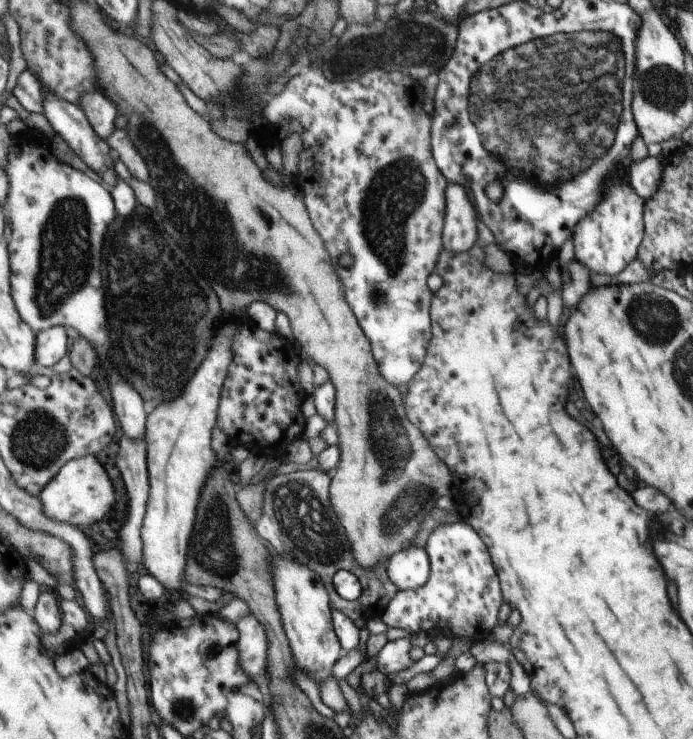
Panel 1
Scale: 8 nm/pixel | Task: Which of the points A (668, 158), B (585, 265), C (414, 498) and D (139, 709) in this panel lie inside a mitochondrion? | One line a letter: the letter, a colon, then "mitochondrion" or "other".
A: other
B: other
C: mitochondrion
D: other

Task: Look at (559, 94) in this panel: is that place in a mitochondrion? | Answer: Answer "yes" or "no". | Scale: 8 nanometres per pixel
yes

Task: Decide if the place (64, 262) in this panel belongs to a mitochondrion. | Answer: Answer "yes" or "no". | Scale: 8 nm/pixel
yes

